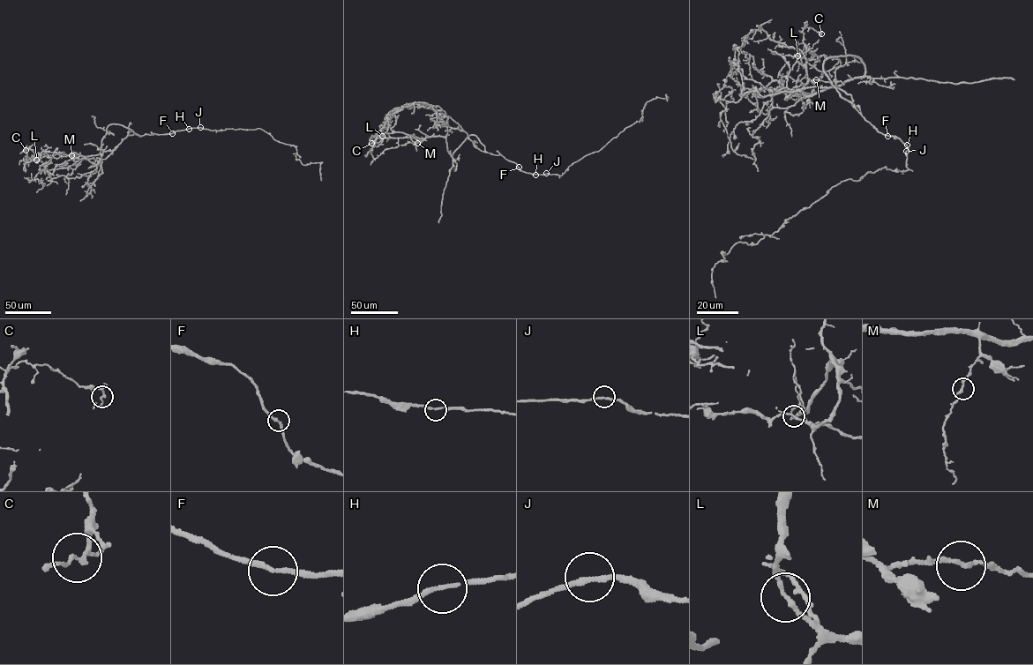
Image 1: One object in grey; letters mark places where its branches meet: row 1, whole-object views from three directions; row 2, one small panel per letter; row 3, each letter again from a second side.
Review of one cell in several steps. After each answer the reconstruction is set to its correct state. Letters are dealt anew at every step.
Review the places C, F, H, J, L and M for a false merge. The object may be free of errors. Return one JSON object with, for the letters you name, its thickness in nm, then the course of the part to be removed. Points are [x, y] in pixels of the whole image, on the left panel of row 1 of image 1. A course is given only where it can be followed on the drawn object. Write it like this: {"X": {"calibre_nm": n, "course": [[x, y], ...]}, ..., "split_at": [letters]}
{"split_at": []}

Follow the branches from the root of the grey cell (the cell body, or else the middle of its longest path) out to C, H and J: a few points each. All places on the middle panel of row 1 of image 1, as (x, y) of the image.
C: (512, 161), (487, 153), (473, 135), (452, 157), (442, 137), (385, 138), (376, 134), (371, 143)
H: (512, 161), (520, 170), (535, 175)
J: (512, 161), (526, 172), (546, 174)

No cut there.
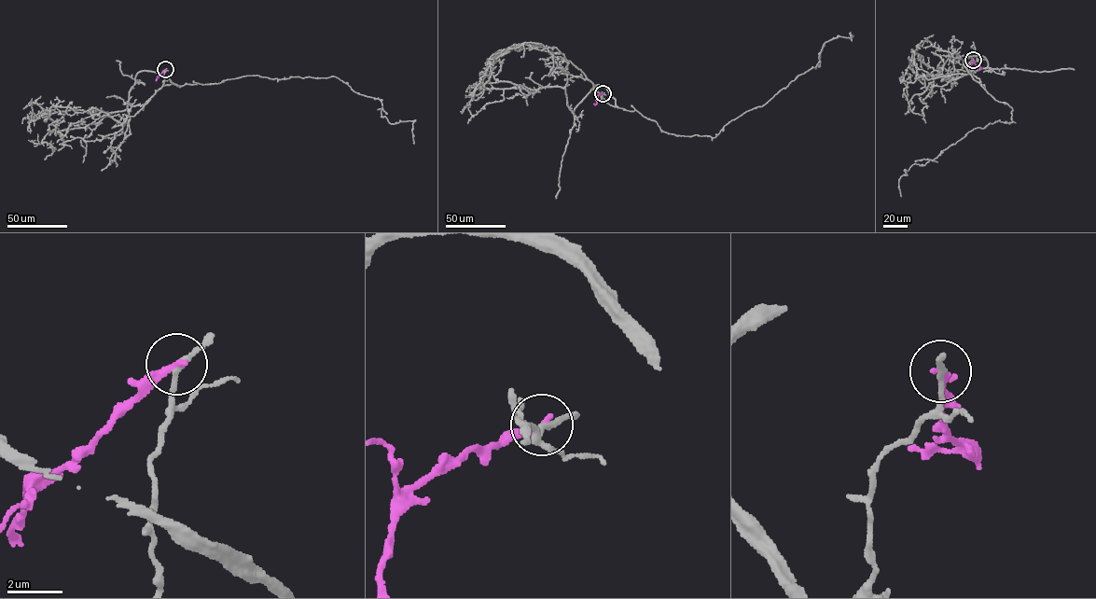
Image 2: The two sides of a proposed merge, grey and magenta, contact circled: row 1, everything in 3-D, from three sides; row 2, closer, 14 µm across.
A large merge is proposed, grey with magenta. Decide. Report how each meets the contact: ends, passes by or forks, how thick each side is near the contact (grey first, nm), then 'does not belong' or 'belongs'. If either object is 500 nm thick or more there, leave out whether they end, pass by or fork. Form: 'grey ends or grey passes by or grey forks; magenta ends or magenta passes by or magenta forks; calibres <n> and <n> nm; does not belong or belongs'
grey passes by; magenta ends; calibres 180 and 240 nm; does not belong

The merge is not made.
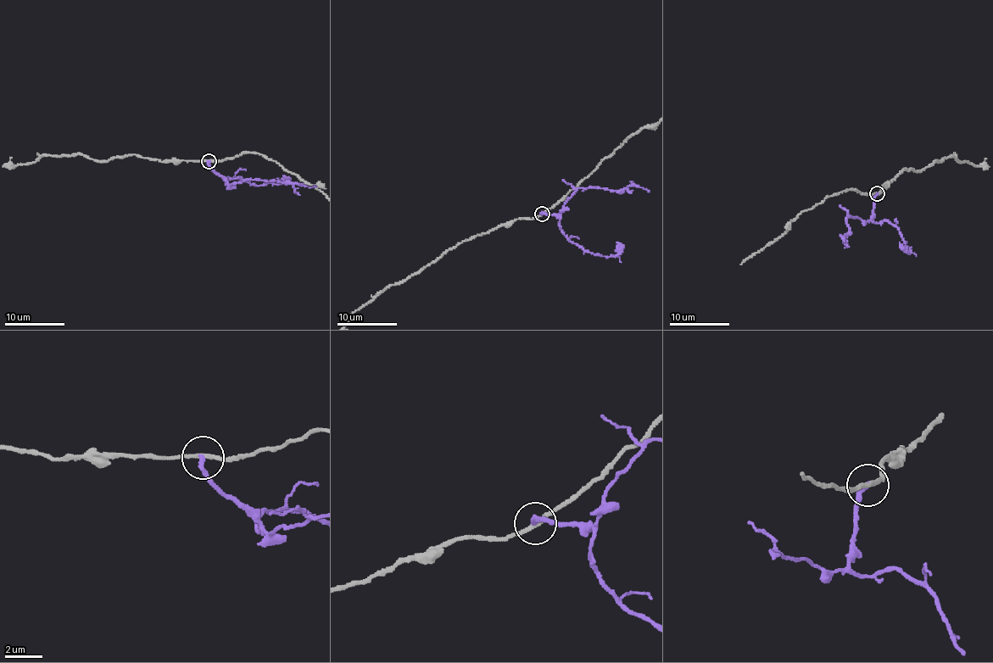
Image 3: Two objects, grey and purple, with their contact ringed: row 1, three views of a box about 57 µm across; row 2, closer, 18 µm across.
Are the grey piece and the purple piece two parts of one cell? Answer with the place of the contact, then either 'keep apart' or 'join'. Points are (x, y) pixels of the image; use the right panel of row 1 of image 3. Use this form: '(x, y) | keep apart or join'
(877, 193) | keep apart

